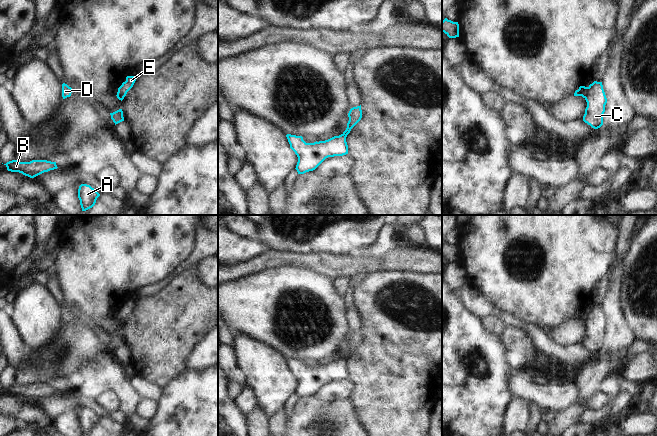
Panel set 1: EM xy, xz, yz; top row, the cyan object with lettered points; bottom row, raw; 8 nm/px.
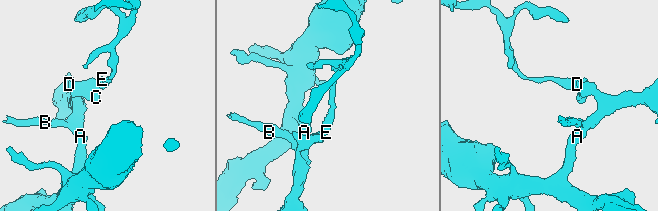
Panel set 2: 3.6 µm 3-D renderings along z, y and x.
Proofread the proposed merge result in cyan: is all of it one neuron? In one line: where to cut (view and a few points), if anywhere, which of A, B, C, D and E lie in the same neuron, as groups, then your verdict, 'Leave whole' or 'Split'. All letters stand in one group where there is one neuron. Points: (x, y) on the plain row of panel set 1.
Split along yz (589, 311), (584, 321). Groups: A B C D / E. Split.

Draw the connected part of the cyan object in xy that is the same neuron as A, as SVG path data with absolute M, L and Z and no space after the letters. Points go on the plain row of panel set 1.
M81 408L78 413L78 422L82 435L92 432L100 418L90 409Z

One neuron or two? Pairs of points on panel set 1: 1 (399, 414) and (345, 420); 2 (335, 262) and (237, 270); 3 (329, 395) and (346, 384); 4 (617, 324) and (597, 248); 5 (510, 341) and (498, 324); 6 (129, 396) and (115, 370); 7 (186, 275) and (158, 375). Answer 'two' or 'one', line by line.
1: two
2: one
3: one
4: two
5: two
6: one
7: one

